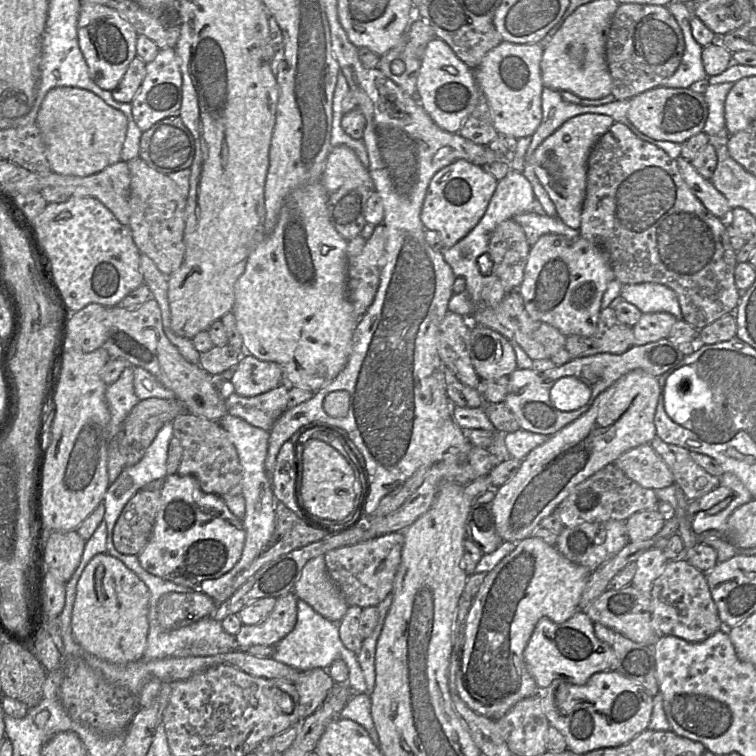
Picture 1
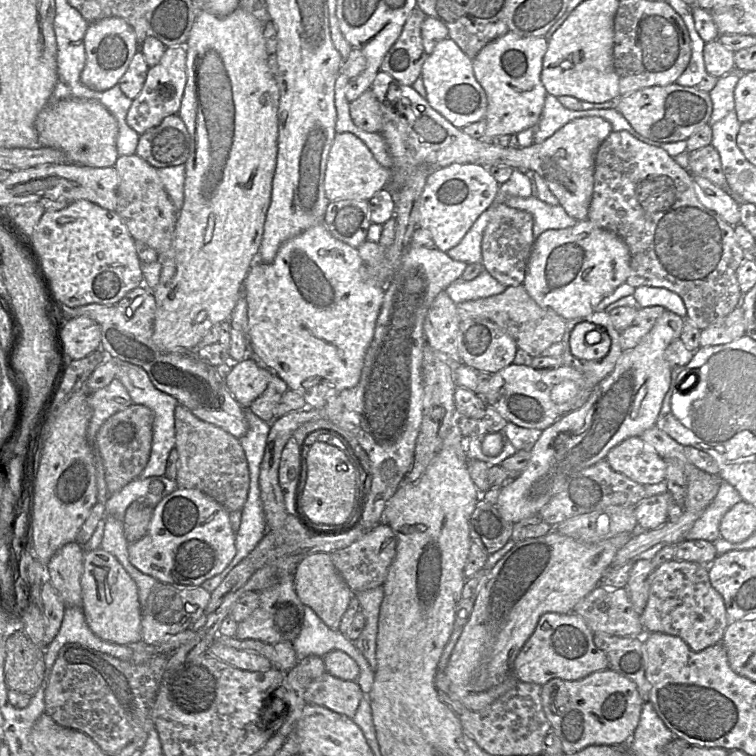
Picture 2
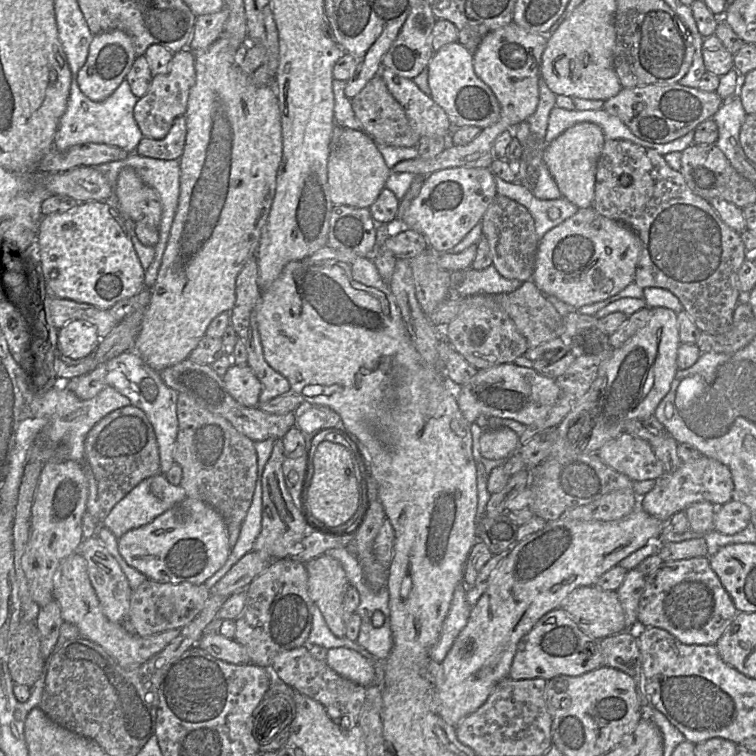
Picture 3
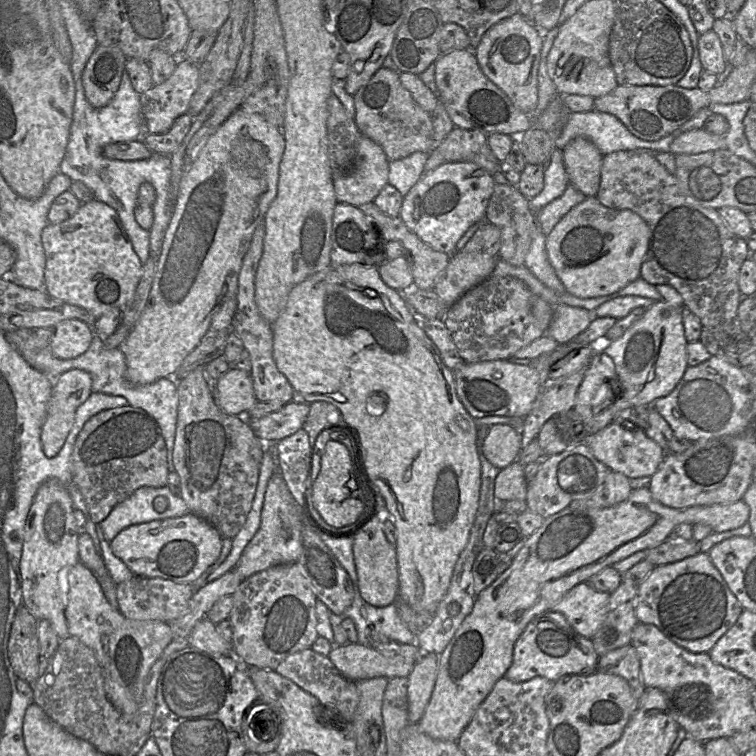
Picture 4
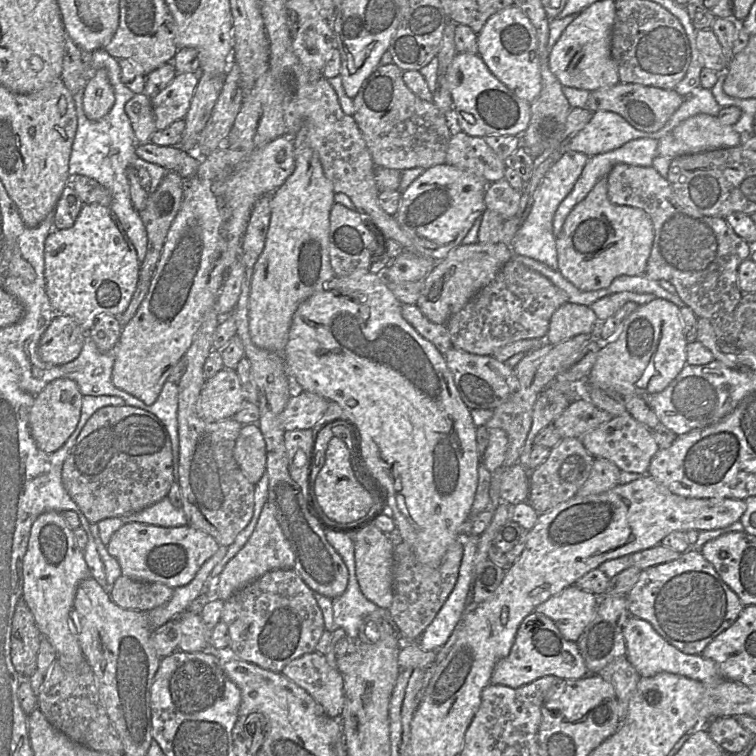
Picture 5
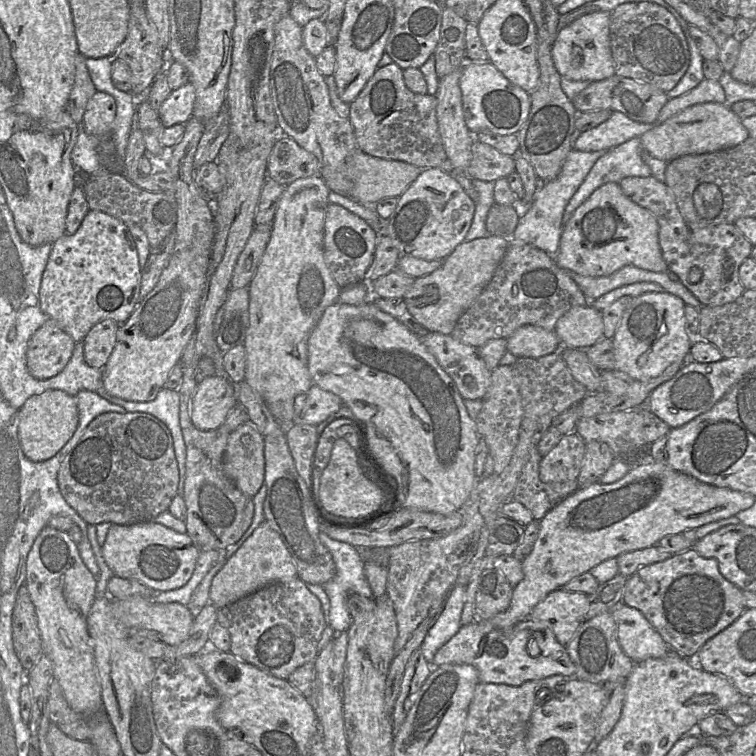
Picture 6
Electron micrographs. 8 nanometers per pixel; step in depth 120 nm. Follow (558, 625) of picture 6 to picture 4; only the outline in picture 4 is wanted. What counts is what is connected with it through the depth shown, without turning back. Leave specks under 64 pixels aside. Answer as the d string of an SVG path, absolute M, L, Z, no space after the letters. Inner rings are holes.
M582 582L570 589L551 611L562 613L581 636L592 639L601 628L610 608L610 594Z

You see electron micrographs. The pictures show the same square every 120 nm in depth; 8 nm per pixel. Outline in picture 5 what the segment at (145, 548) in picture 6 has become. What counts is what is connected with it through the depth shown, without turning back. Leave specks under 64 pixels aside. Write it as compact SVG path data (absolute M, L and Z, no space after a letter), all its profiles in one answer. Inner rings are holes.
M138 522L122 525L106 545L108 553L118 561L123 576L162 583L173 589L188 584L219 547L211 535L189 525L161 527Z

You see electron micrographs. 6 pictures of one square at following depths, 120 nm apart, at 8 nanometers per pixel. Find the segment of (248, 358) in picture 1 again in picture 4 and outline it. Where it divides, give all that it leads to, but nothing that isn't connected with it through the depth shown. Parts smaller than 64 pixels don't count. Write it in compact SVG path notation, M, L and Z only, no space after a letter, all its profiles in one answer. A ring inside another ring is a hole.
M231 366L212 383L215 402L227 414L245 416L257 402L249 372Z

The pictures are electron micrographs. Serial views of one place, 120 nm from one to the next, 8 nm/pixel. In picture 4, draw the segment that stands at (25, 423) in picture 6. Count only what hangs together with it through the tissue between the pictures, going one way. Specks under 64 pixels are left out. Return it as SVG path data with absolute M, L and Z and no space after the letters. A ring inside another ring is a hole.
M79 369L68 370L54 379L41 431L46 457L53 457L61 450L73 426L76 409L92 393L91 386L91 375Z

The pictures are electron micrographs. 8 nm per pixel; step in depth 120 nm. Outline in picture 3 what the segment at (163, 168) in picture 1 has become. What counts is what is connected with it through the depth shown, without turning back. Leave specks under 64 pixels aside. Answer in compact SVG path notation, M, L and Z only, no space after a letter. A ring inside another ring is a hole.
M177 117L168 134L162 139L143 137L134 153L162 160L179 160L181 157L187 133L186 118Z

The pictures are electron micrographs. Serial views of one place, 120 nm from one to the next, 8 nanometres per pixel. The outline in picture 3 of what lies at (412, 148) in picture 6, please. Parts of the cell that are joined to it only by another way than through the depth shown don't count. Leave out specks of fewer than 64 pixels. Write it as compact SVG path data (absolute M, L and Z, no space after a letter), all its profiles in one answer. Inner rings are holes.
M378 73L351 99L355 116L366 132L378 144L395 147L417 147L421 136L413 130L402 105L389 92Z

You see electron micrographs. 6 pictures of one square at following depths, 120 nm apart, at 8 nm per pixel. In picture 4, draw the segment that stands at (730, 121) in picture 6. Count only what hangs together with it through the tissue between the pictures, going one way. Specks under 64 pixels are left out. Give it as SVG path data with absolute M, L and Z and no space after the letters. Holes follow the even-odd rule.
M703 128L681 134L670 146L670 152L674 155L699 154L719 149L727 149L725 135L712 134Z

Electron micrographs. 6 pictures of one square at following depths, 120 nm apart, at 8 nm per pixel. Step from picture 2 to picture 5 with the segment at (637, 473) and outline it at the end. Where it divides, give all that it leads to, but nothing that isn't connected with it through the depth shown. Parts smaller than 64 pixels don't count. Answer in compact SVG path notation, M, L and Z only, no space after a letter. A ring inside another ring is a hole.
M630 414L613 417L586 433L581 441L594 458L603 458L614 463L621 471L647 474L650 462L659 446L652 436L651 429L635 420Z

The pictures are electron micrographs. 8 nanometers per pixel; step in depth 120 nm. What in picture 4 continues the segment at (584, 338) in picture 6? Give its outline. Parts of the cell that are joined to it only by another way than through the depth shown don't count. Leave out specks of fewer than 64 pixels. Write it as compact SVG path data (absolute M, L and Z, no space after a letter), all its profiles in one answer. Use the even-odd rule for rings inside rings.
M559 304L554 307L552 320L546 334L551 336L559 345L566 344L571 341L574 341L575 338L590 325L591 321L594 318L603 318L603 317L596 317L594 311L588 311L586 309L579 308L579 307Z

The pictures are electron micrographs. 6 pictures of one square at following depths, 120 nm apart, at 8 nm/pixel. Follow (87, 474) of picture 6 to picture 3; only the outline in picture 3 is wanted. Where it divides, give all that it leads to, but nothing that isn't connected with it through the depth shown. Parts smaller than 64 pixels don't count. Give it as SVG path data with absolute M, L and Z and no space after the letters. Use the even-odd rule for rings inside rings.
M130 404L118 408L96 423L84 441L84 465L89 467L97 484L98 521L103 521L113 506L142 480L160 473L160 458L154 429L144 411Z

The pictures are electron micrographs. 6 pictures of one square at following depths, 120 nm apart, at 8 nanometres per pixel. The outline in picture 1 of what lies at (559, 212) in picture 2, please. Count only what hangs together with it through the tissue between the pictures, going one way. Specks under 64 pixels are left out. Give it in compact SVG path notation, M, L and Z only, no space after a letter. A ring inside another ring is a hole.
M532 211L516 215L513 219L523 228L531 247L545 234L563 235L567 238L580 236L578 230L570 228L558 217L542 216Z

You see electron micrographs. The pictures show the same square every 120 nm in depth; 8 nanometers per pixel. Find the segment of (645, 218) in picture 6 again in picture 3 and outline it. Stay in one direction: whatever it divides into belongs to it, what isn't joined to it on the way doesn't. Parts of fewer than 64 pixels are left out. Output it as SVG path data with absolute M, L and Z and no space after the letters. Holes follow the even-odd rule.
M593 207L579 209L576 214L565 220L560 225L549 230L538 242L535 268L532 276L532 281L536 287L544 295L552 295L561 300L562 302L568 304L574 309L579 309L582 306L591 305L599 301L603 301L613 295L616 295L627 287L630 283L634 282L636 266L641 253L641 241L638 235L629 227L615 220L608 219L601 214L599 214Z

